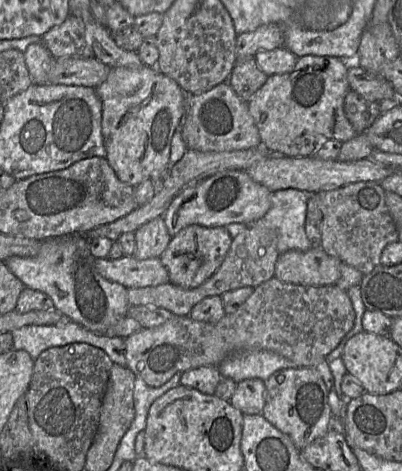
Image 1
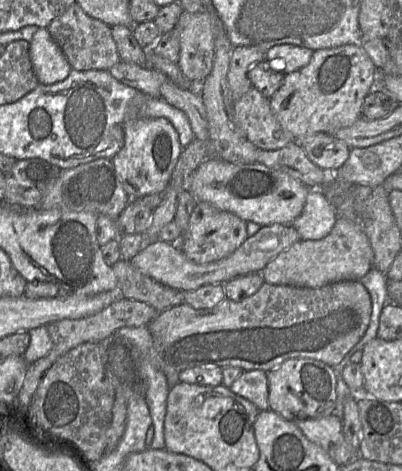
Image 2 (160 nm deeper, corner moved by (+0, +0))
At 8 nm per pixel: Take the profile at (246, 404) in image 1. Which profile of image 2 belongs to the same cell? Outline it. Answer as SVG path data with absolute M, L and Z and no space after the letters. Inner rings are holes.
M264 371L243 372L229 388L232 393L254 404L259 411L269 410L268 386Z

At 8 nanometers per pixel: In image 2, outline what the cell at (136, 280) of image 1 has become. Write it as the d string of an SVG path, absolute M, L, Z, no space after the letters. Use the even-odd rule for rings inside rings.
M273 224L261 229L229 257L209 264L196 264L189 260L176 245L157 240L144 244L144 248L129 262L137 271L154 281L178 291L195 291L207 285L225 283L248 274L261 273L280 253L300 240L297 231L290 225Z

